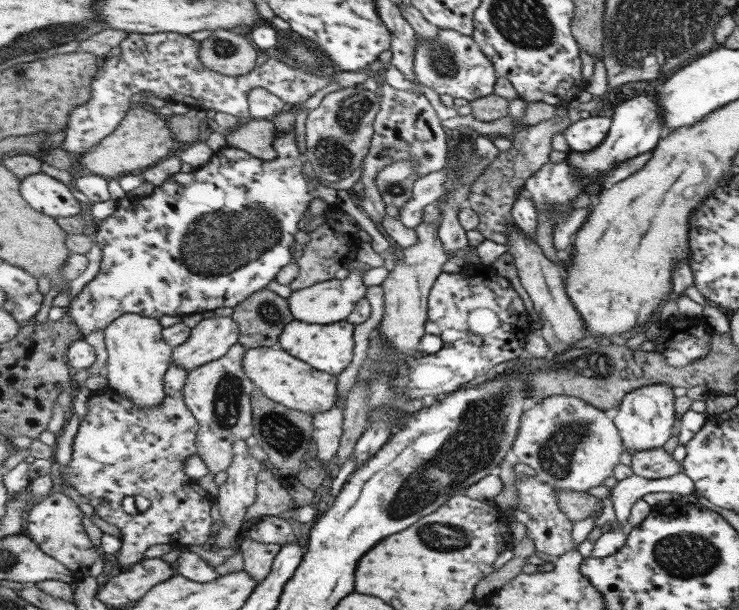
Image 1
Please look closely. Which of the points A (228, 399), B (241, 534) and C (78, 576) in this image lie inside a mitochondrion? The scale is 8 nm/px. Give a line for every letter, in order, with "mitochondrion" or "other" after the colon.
A: mitochondrion
B: other
C: other

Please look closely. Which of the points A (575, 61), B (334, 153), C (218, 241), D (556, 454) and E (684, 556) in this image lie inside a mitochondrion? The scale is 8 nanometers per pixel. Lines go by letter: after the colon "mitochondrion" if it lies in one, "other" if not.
A: other
B: mitochondrion
C: mitochondrion
D: mitochondrion
E: mitochondrion

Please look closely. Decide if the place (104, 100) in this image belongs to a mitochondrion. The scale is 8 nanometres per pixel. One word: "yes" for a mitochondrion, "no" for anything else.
no

